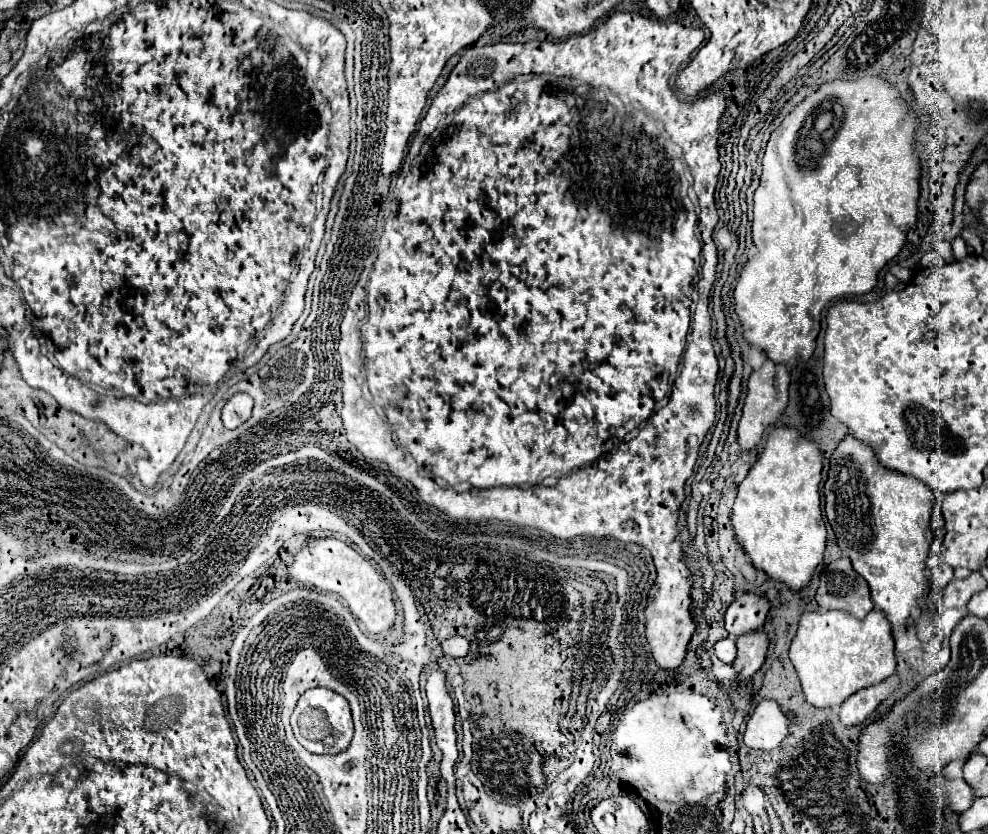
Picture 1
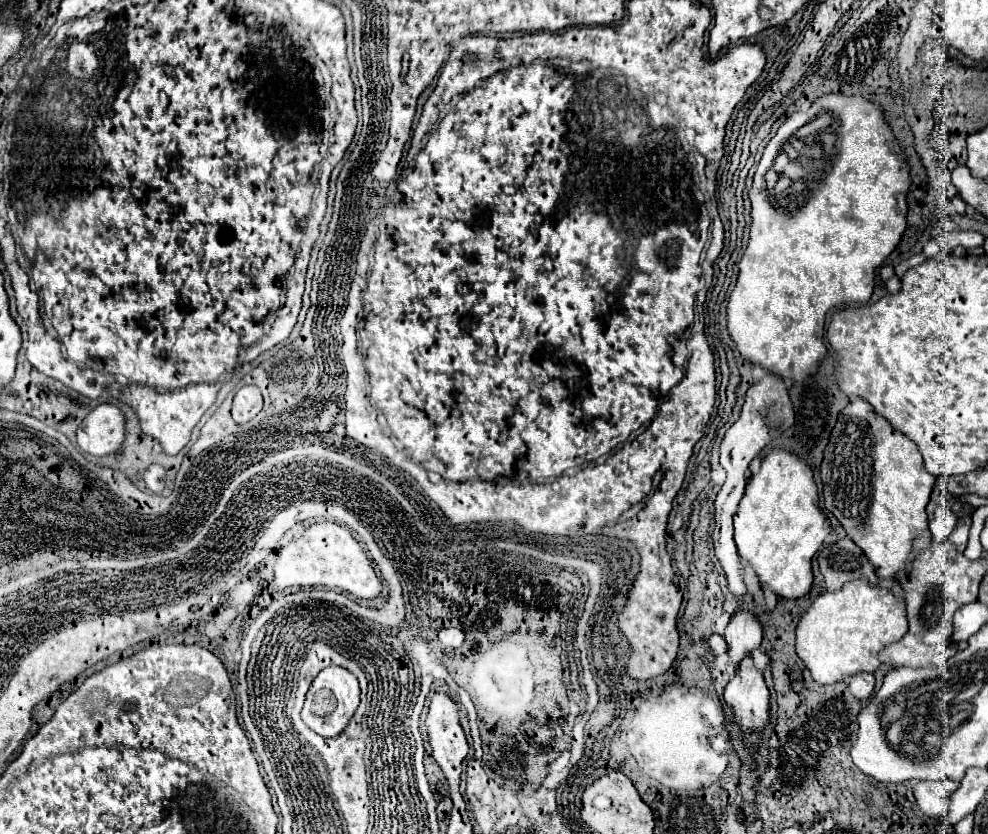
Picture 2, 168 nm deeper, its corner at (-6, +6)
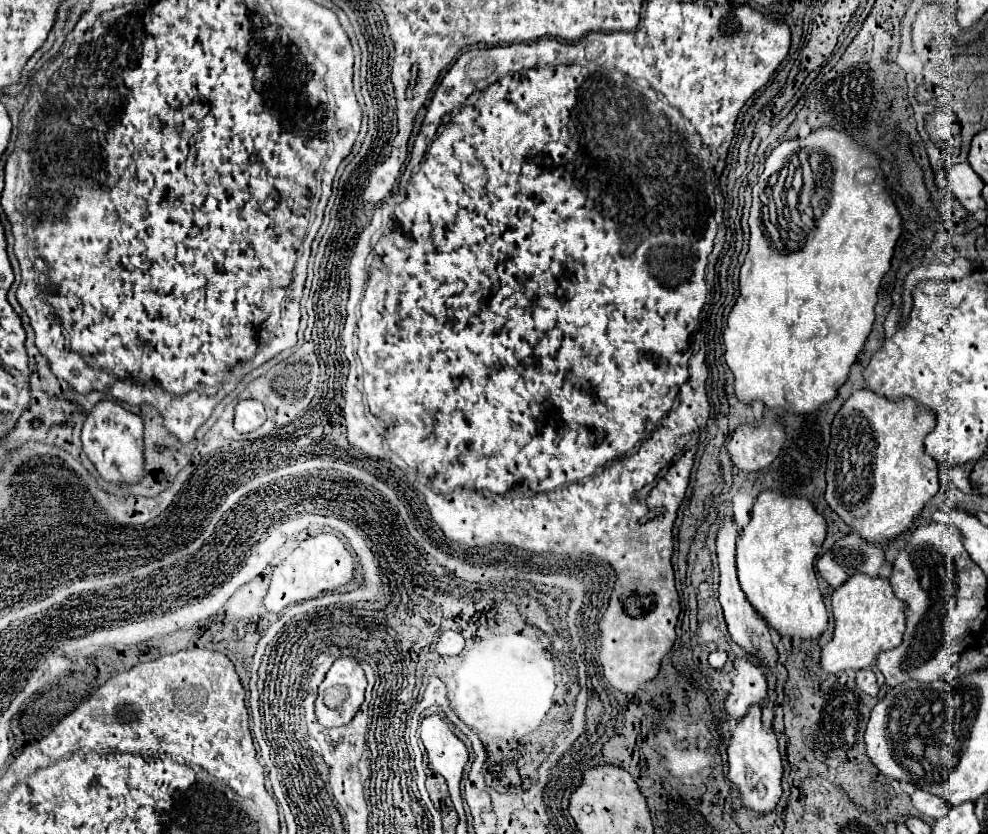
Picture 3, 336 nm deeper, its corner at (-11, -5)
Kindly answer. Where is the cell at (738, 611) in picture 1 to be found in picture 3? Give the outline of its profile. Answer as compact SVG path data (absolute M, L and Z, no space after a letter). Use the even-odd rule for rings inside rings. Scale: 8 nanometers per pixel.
M747 657L735 667L737 675L733 679L733 689L725 701L725 711L731 721L739 721L747 715L749 707L763 705L767 699L767 681L763 669L753 665Z

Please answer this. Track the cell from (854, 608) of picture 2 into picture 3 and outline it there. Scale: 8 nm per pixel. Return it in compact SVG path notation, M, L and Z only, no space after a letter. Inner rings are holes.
M853 573L839 589L831 595L835 633L833 639L821 649L821 667L825 673L839 673L851 669L875 671L877 683L881 686L885 678L875 669L875 657L883 649L899 645L905 631L905 603L893 593L889 579L867 577L865 573Z

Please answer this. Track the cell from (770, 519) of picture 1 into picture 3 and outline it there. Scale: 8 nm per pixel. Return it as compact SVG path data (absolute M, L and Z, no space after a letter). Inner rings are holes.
M763 491L751 511L749 525L737 537L737 573L751 607L779 635L819 639L829 615L817 585L815 561L825 539L825 519L801 497L785 497L779 491Z

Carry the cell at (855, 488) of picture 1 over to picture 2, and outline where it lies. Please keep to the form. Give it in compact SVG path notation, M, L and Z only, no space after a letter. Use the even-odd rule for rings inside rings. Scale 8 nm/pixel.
M854 400L842 410L830 434L830 442L824 450L822 482L824 506L840 520L842 528L856 542L856 546L862 548L862 552L874 566L876 576L900 580L904 574L908 574L910 562L914 558L912 544L918 536L918 530L928 530L926 504L936 482L936 478L924 468L918 446L904 434L894 430L882 416L876 416L874 410L870 410L868 402Z

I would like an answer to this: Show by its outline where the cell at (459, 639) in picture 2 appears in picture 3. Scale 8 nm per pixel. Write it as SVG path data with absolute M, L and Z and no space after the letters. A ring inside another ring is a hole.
M445 631L441 633L437 641L437 653L439 655L457 655L463 649L463 637L457 631Z

